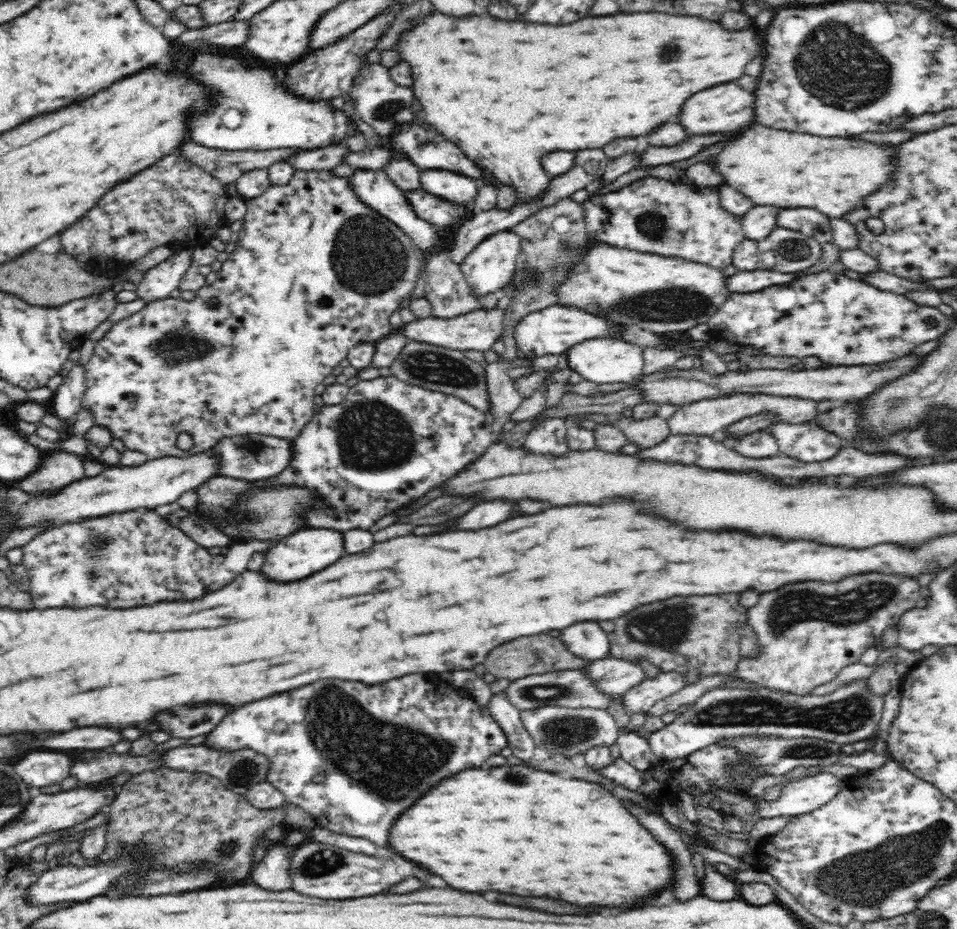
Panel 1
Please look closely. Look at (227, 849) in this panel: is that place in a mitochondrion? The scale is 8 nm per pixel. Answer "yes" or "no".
yes

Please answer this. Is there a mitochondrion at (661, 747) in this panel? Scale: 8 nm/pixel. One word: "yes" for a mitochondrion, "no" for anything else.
no

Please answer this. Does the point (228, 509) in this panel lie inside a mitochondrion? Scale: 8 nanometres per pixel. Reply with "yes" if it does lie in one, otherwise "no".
no

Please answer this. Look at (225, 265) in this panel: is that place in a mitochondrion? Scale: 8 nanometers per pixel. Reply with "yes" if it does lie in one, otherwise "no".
no

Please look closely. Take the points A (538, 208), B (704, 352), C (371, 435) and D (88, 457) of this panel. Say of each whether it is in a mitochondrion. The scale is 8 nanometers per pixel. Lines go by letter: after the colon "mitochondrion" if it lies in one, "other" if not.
A: other
B: other
C: mitochondrion
D: other

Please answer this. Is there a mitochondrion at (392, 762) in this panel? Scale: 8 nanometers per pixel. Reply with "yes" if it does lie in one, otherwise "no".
yes

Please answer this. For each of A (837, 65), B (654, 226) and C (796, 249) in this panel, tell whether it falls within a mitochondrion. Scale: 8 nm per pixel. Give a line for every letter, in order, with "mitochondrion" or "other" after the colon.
A: mitochondrion
B: mitochondrion
C: mitochondrion

